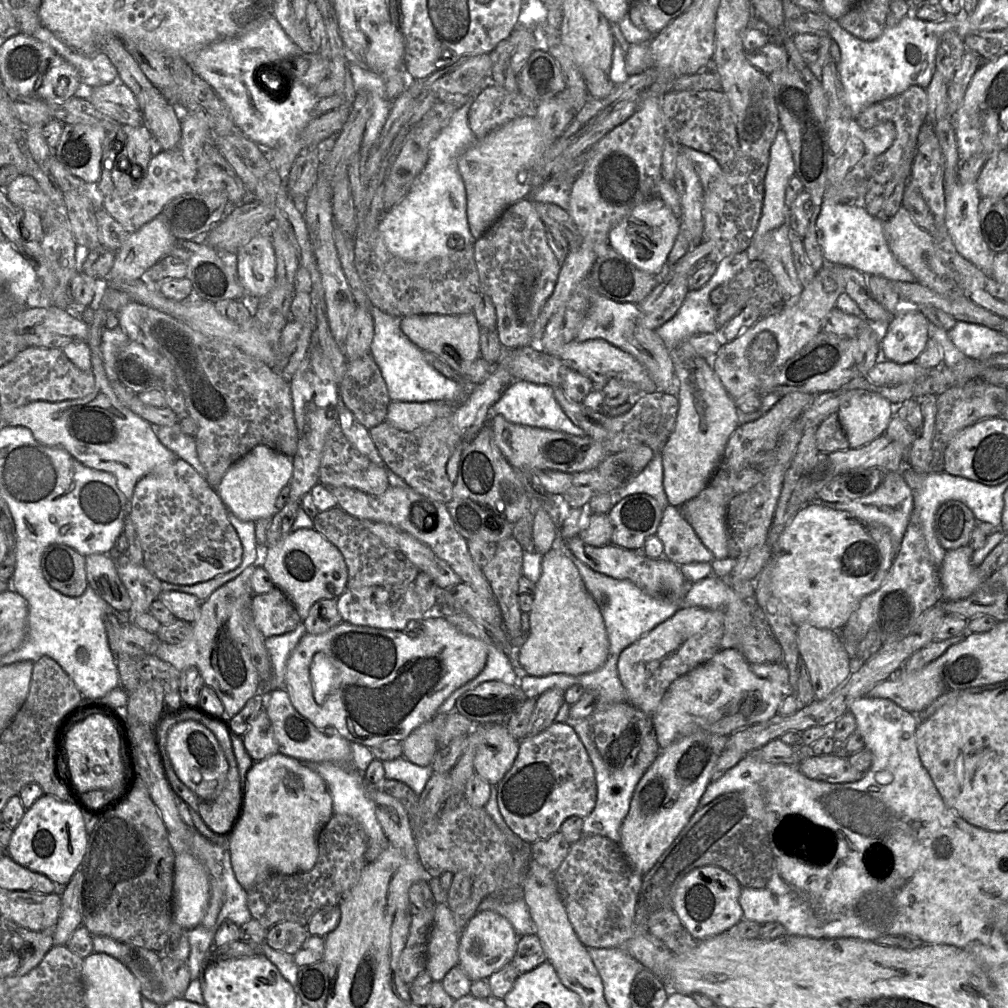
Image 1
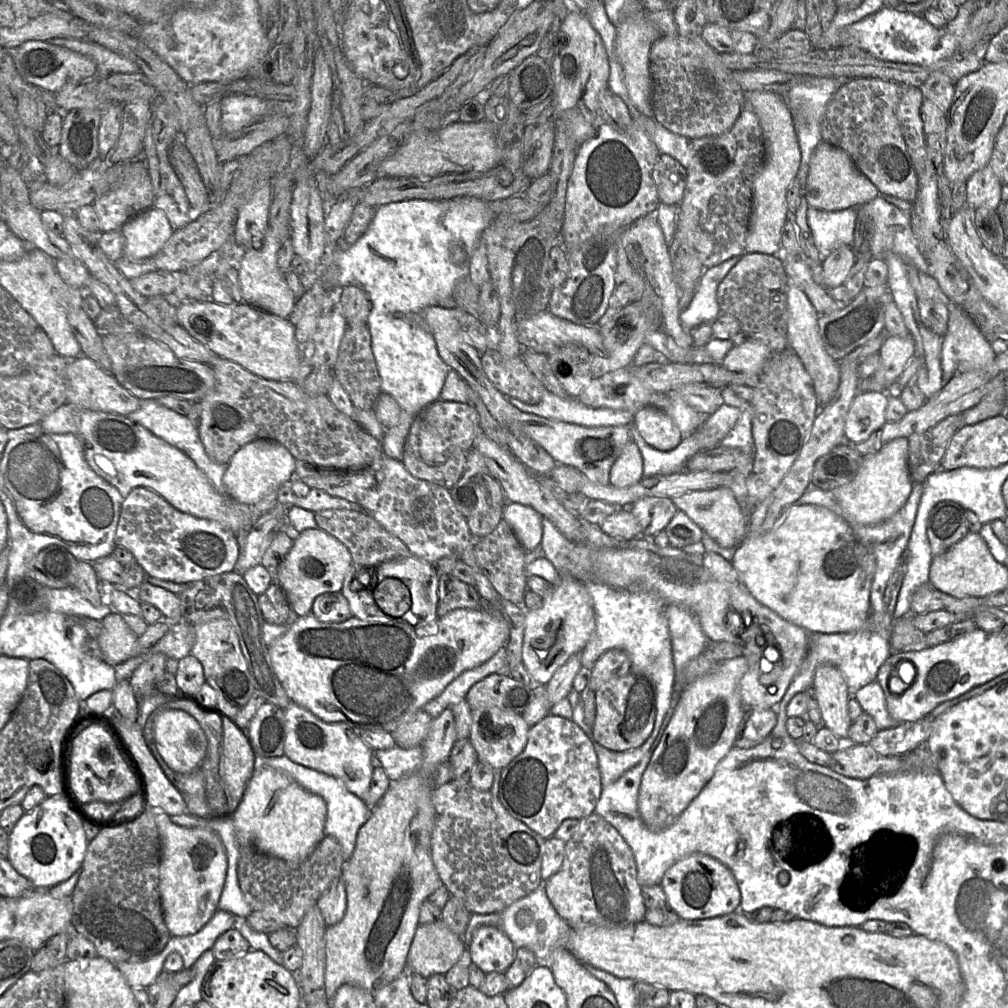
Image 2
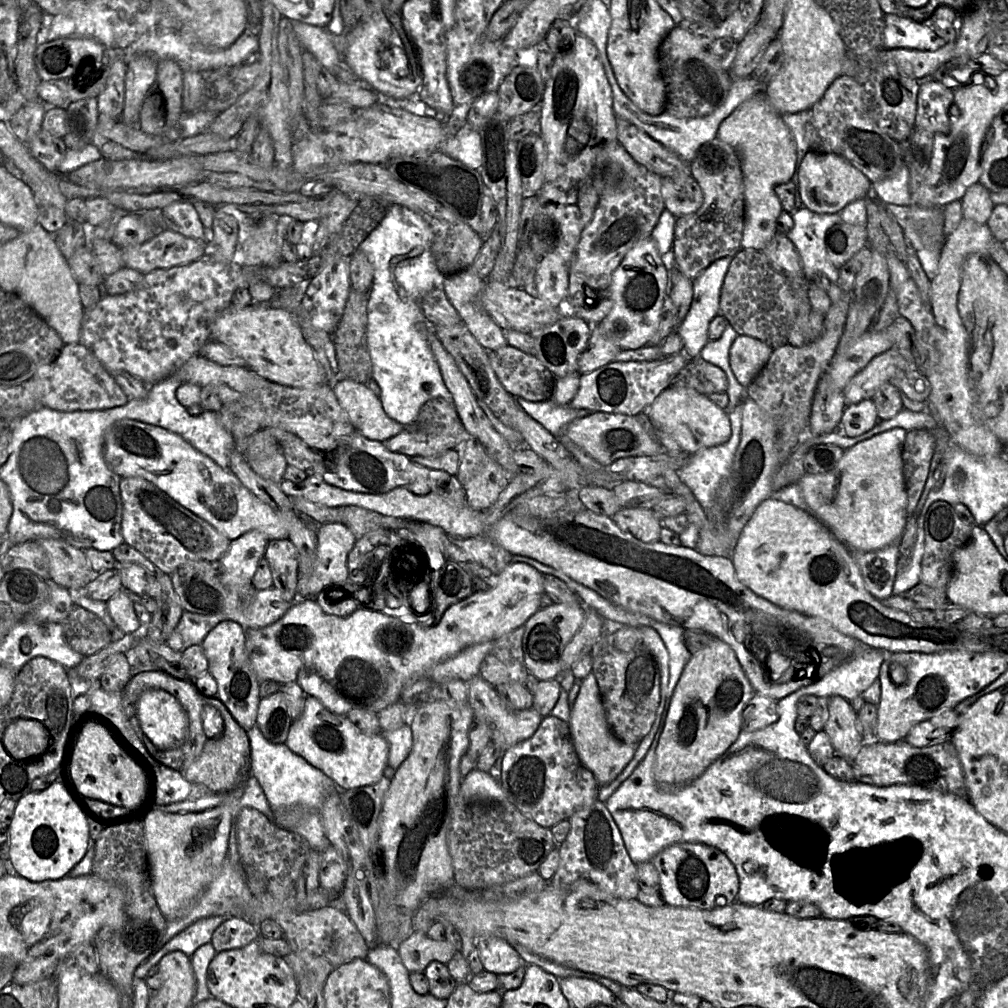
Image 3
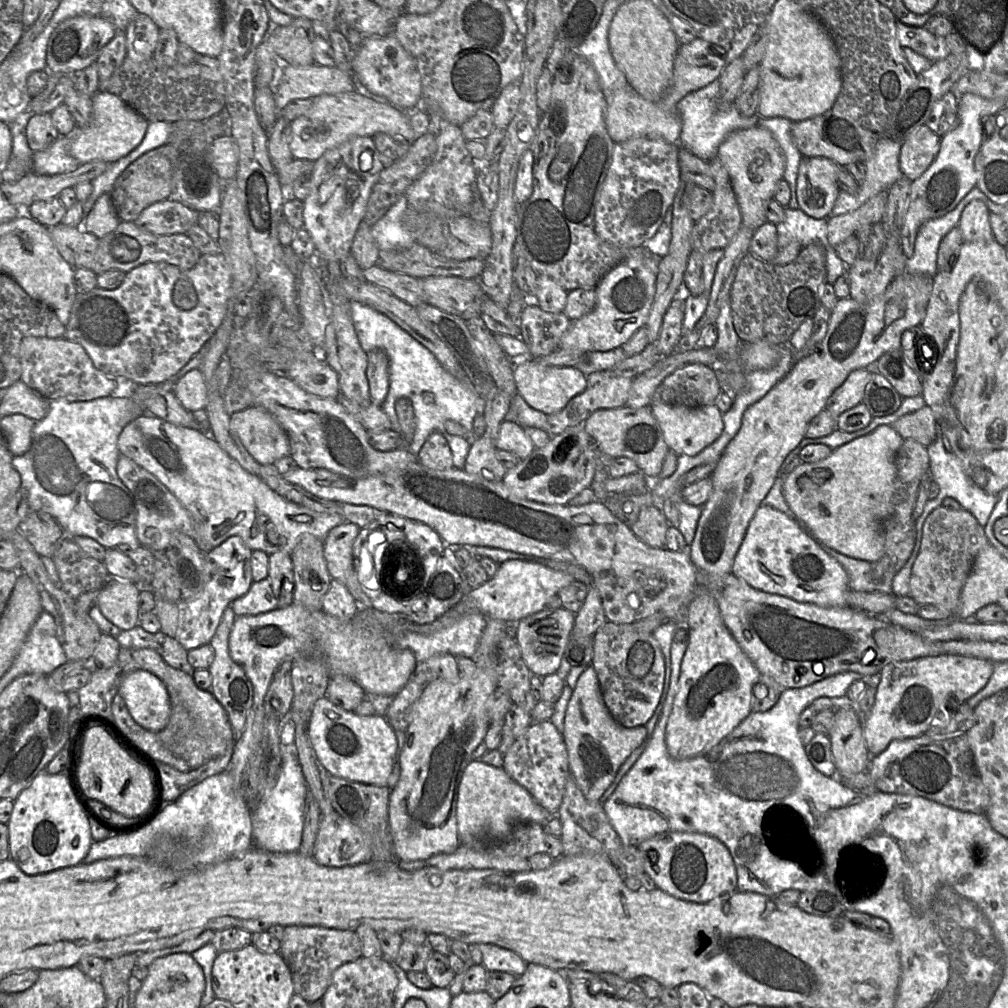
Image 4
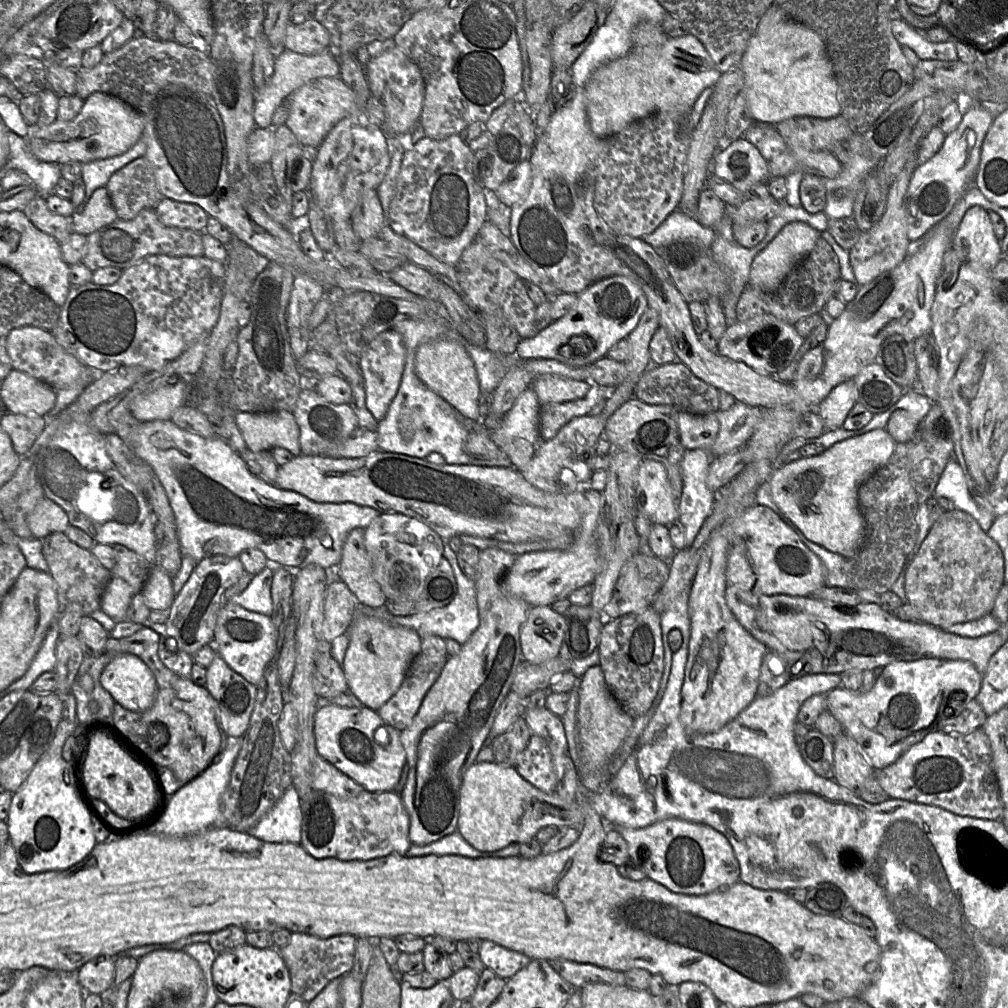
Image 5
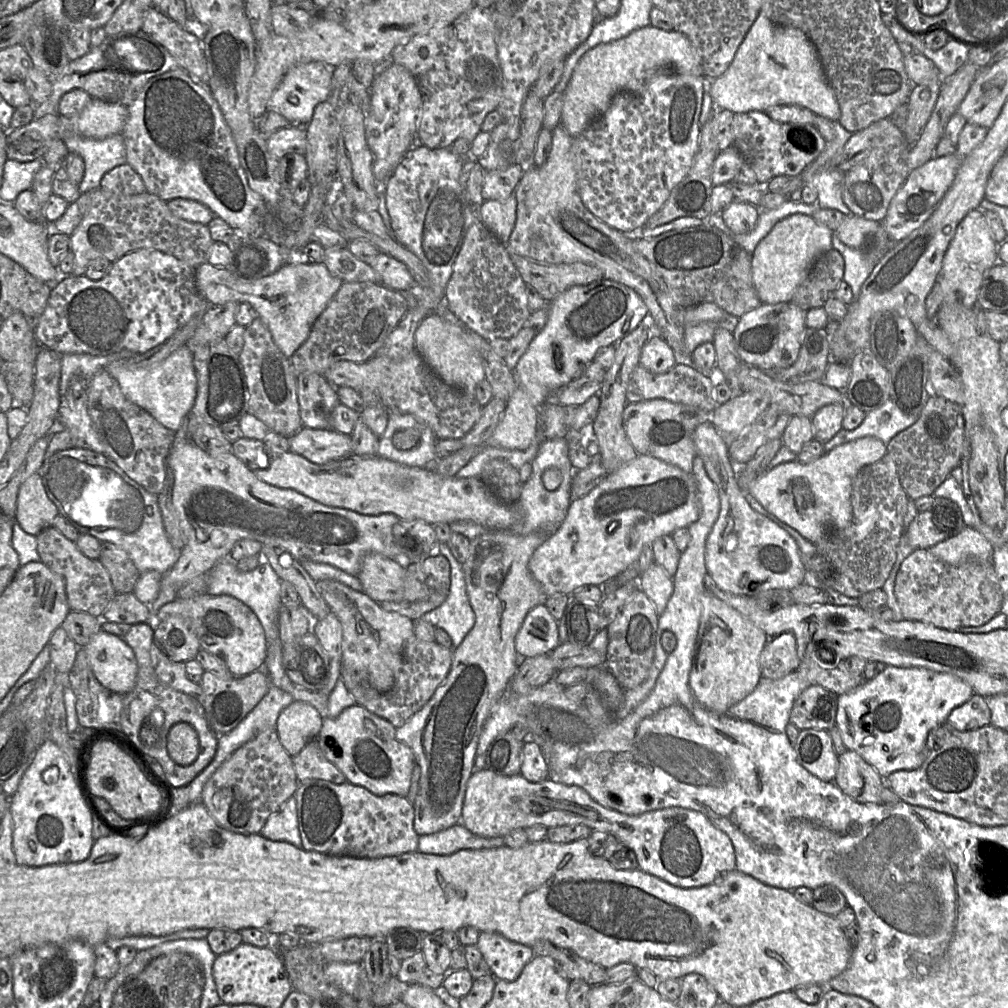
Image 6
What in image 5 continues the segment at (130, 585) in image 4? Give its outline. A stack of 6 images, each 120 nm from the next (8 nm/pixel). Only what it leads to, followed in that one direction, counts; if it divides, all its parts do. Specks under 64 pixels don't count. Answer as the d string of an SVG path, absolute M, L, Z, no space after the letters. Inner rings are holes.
M112 577L100 600L100 610L116 622L125 620L133 592L128 583Z

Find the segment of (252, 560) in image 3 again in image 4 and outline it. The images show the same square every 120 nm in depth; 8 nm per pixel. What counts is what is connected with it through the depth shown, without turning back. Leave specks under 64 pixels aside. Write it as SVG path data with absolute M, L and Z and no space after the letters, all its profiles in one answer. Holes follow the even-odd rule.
M231 536L206 554L204 588L201 594L189 601L178 602L179 622L175 639L187 650L209 644L221 617L229 604L247 593L253 583L252 550L240 536Z

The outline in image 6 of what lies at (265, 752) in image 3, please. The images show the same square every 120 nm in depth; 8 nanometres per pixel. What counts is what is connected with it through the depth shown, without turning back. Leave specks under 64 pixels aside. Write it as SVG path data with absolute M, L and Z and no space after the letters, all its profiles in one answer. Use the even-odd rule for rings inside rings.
M291 796L279 810L266 820L260 834L272 841L283 841L296 847L302 847L294 796Z

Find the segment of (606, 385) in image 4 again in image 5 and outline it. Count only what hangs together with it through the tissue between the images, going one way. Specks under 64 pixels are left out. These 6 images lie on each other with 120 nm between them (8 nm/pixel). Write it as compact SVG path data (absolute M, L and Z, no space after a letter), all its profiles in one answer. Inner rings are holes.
M592 384L590 390L587 394L577 400L556 403L544 403L540 404L540 413L539 413L539 435L541 440L551 440L553 439L557 433L560 431L562 427L564 427L567 423L573 420L576 417L586 416L589 414L590 410L601 400L606 400L610 390L614 388L604 388L597 384Z

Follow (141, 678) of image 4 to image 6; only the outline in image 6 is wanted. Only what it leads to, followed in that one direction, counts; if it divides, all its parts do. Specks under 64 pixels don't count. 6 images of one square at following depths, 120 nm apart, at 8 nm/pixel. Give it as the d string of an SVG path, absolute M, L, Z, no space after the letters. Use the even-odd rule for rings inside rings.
M100 630L83 648L98 682L111 692L130 693L138 674L134 651L122 638Z

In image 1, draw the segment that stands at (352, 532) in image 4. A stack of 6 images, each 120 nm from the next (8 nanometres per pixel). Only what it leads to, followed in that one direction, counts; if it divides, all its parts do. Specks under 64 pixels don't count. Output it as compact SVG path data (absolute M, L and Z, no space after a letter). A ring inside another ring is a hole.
M314 528L292 531L278 544L267 548L264 569L275 586L281 589L294 604L302 621L306 619L312 605L321 599L338 599L347 588L348 568L341 551Z

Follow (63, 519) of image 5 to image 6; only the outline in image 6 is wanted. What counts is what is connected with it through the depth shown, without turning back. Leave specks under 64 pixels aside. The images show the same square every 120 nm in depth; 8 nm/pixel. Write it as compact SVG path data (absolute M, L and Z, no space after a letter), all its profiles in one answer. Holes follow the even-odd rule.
M39 473L30 475L19 487L15 522L21 529L37 536L52 526L58 509L47 496Z

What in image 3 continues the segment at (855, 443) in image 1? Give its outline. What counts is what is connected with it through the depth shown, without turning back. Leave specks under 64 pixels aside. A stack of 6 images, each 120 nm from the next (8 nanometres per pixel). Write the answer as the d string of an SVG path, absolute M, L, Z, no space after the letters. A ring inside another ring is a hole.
M872 399L847 405L839 426L848 437L856 437L871 430L880 421Z

